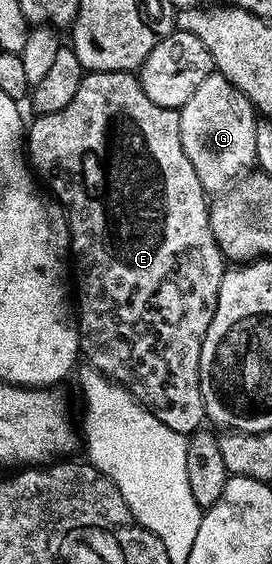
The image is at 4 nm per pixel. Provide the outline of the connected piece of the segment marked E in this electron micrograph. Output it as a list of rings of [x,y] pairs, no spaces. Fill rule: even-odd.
[[[92,71],[83,74],[80,89],[76,89],[76,97],[71,103],[56,113],[38,115],[35,120],[31,127],[29,124],[24,147],[28,152],[29,166],[49,188],[53,198],[62,204],[66,222],[70,225],[72,275],[76,280],[78,346],[81,354],[90,362],[87,364],[93,370],[125,387],[146,410],[164,421],[168,429],[176,429],[181,435],[189,436],[199,430],[206,419],[204,397],[200,393],[200,349],[204,345],[204,333],[208,333],[208,325],[212,325],[212,317],[216,313],[220,281],[224,274],[224,258],[209,228],[208,192],[200,185],[200,177],[196,177],[196,169],[192,169],[192,161],[188,161],[188,153],[184,153],[184,145],[180,141],[178,111],[173,107],[156,105],[156,101],[148,101],[148,93],[144,93],[137,74],[129,71]]]

